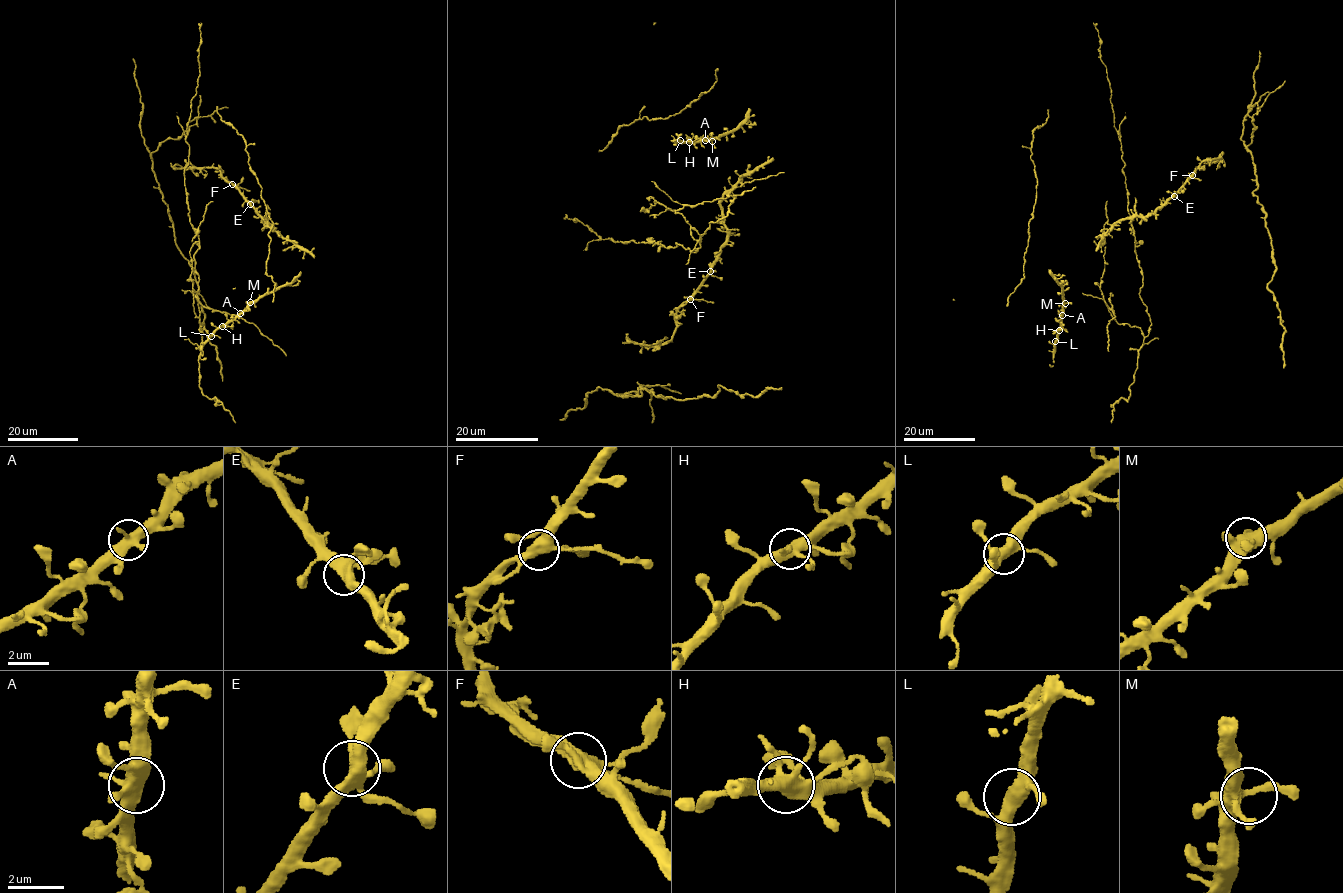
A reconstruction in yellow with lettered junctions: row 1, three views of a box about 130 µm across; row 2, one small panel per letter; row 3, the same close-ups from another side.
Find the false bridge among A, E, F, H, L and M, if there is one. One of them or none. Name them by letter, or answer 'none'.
none

